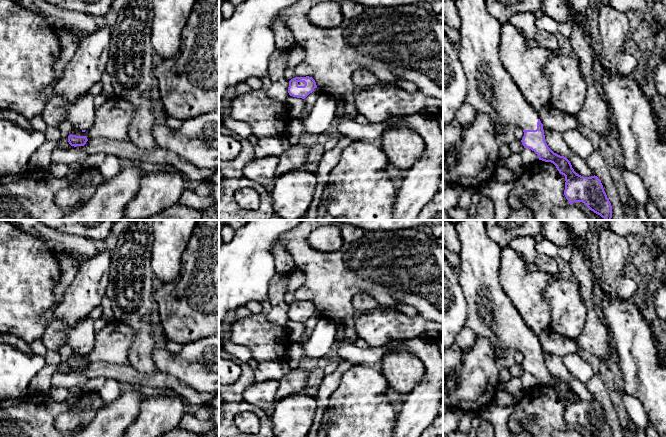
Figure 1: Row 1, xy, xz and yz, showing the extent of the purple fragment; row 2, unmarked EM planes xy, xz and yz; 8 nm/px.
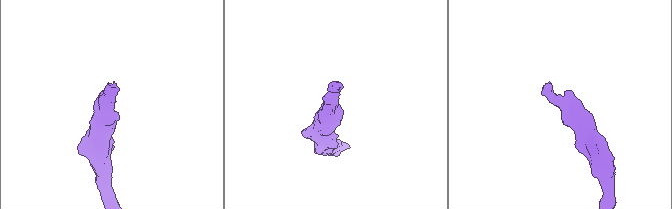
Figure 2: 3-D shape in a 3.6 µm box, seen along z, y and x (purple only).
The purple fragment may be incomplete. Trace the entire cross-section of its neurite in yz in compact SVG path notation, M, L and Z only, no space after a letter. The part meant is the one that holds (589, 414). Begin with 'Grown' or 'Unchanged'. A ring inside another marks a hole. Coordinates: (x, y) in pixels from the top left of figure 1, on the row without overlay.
Grown. M461 220L455 227L461 245L461 267L457 272L457 276L467 300L466 326L478 338L488 338L495 347L519 350L524 356L521 364L524 372L534 375L538 379L539 384L553 387L559 397L565 400L564 419L570 428L582 426L594 437L612 437L612 430L601 404L595 399L583 401L577 398L566 381L554 377L548 371L538 336L528 327L501 287L502 248L487 234L484 220Z

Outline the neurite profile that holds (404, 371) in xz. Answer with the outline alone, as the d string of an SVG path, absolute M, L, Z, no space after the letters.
M391 348L382 359L382 373L388 381L389 388L402 397L419 386L426 375L423 362L404 348Z

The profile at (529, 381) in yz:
M524 372L520 379L521 379L524 391L530 390L539 384L538 379L529 372Z

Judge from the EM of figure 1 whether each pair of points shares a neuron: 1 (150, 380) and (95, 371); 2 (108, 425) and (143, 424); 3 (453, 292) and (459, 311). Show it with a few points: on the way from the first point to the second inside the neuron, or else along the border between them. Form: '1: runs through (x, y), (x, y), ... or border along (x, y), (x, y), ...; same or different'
1: runs through (136, 378), (120, 372), (109, 371); same
2: border along (140, 402), (140, 412), (128, 426); different
3: runs through (453, 297), (454, 306); same

